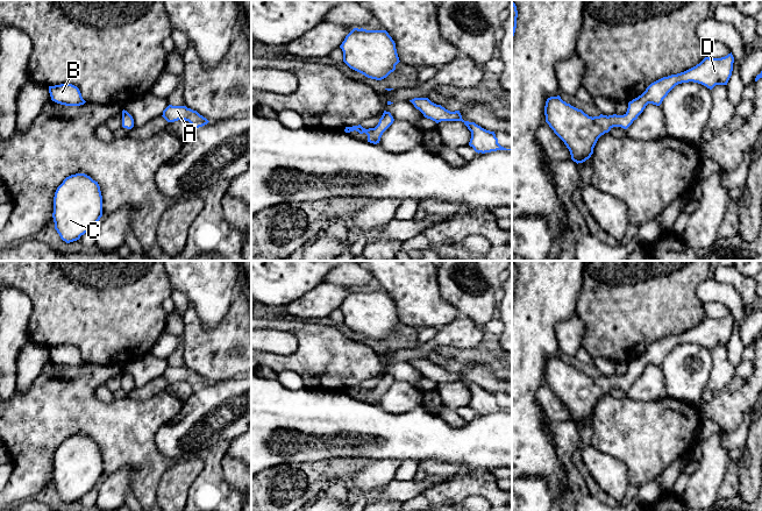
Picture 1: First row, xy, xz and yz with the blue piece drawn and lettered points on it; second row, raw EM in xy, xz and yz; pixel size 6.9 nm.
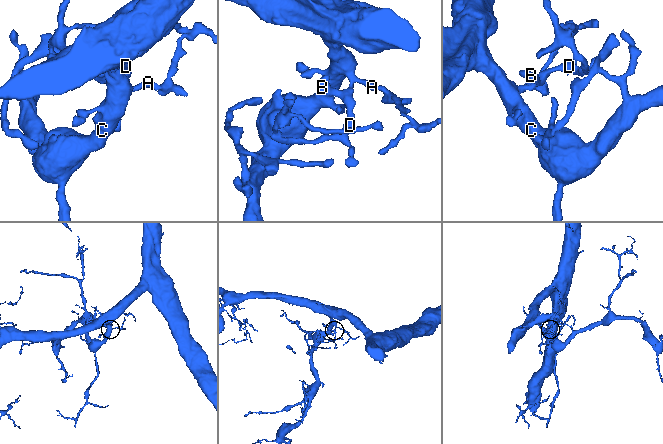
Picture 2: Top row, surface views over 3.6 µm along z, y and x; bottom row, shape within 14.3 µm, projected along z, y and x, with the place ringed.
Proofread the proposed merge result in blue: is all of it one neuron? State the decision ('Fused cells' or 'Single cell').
Single cell

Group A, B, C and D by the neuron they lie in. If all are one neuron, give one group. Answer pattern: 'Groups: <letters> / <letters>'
Groups: A B C D

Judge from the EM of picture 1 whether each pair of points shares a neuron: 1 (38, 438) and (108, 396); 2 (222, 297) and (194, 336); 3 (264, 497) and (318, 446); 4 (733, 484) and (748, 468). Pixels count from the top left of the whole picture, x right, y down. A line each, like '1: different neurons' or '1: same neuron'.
1: different neurons
2: different neurons
3: different neurons
4: different neurons

